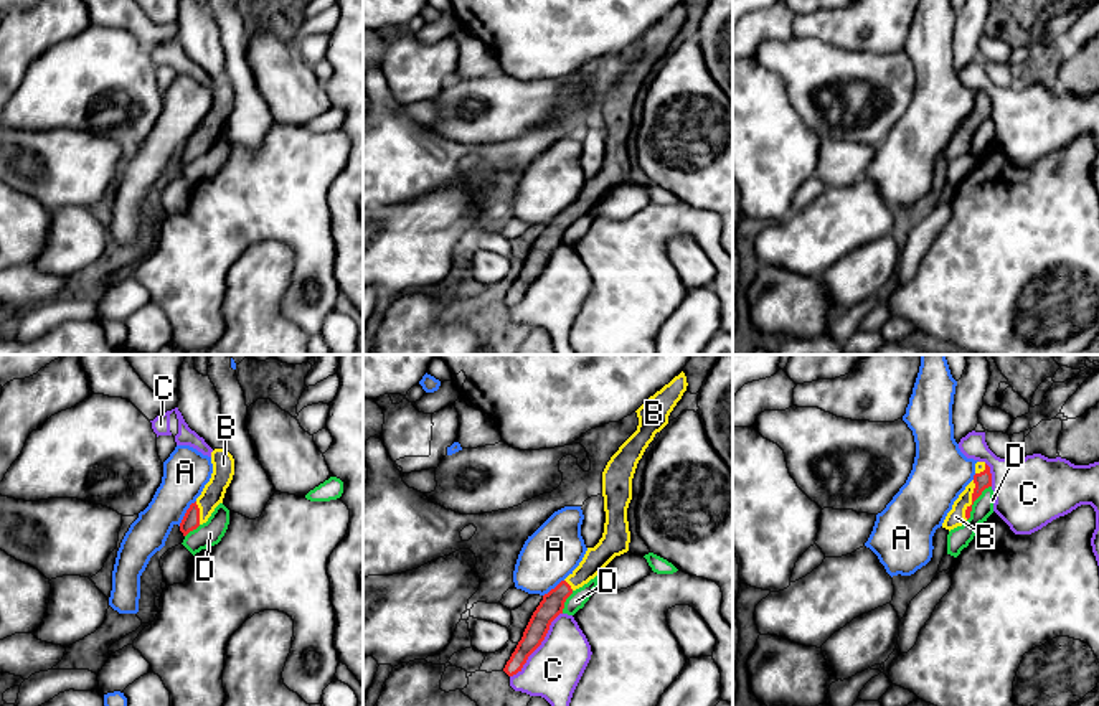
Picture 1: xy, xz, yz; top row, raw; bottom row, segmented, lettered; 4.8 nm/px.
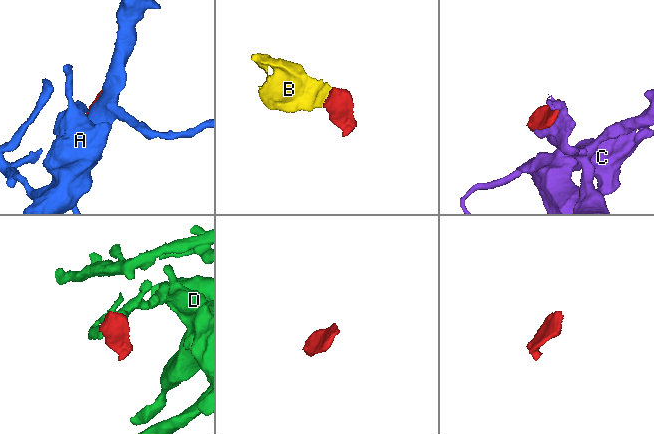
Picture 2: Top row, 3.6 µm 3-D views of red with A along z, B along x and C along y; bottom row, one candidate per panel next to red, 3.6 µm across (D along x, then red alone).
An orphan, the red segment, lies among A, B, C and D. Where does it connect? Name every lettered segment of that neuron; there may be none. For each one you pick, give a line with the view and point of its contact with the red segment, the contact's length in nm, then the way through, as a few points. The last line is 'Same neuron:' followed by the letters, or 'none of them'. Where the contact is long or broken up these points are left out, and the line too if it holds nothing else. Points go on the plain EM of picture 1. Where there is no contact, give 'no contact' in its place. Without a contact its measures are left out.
B: meets red in yz at (972, 131); contact 200 nm long; runs through yz (982, 111), (974, 119), (972, 131), (956, 147)
Same neuron: B

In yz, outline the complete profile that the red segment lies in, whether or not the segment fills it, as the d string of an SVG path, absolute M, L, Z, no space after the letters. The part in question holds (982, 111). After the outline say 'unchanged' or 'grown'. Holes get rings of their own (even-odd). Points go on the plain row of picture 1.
M985 92L975 94L974 111L954 132L952 140L947 144L942 158L954 160L962 157L970 148L974 132L982 125L985 119L992 117L990 97Z | grown

